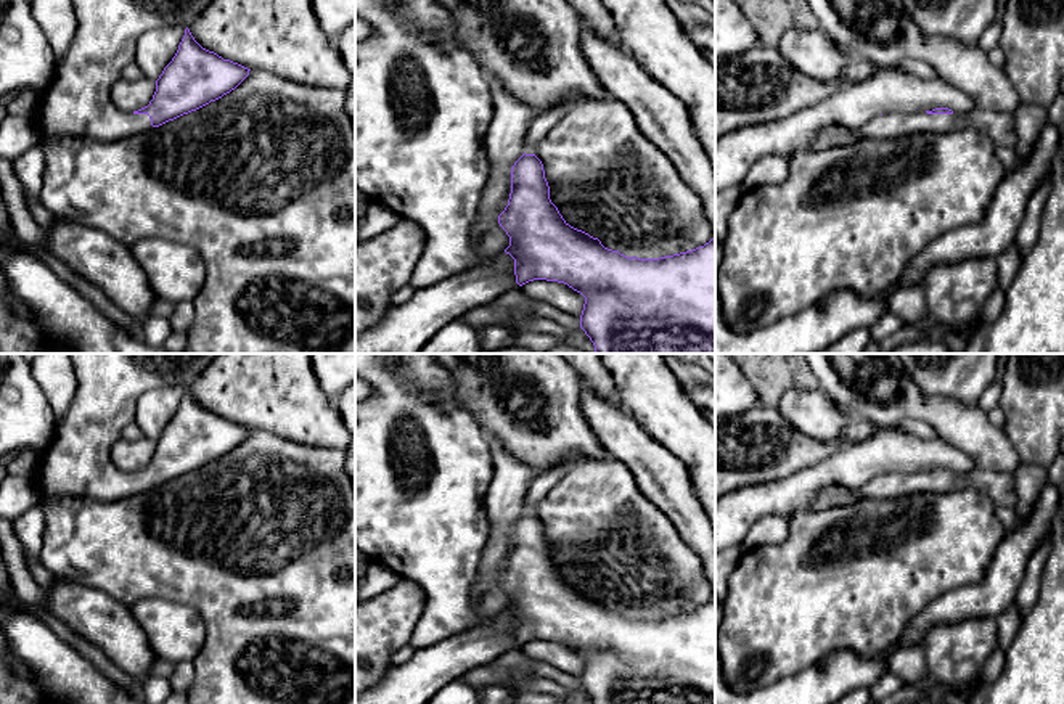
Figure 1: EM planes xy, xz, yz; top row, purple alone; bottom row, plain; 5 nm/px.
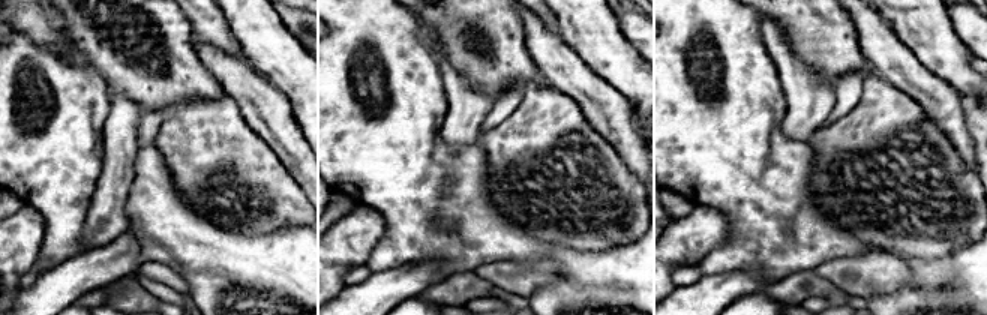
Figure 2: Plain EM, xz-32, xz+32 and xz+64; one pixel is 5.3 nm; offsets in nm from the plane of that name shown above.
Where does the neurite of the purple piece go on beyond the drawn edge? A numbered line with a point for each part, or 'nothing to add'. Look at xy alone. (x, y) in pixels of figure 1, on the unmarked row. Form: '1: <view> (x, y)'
1: xy (77, 462)

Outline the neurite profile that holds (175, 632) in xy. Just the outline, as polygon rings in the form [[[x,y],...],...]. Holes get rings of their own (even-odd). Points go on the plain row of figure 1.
[[[145,598],[135,601],[130,612],[143,627],[154,654],[174,665],[194,661],[204,645],[206,625],[191,606]]]

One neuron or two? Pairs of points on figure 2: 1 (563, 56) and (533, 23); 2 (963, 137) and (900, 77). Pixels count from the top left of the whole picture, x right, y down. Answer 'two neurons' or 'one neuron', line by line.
1: one neuron
2: one neuron

